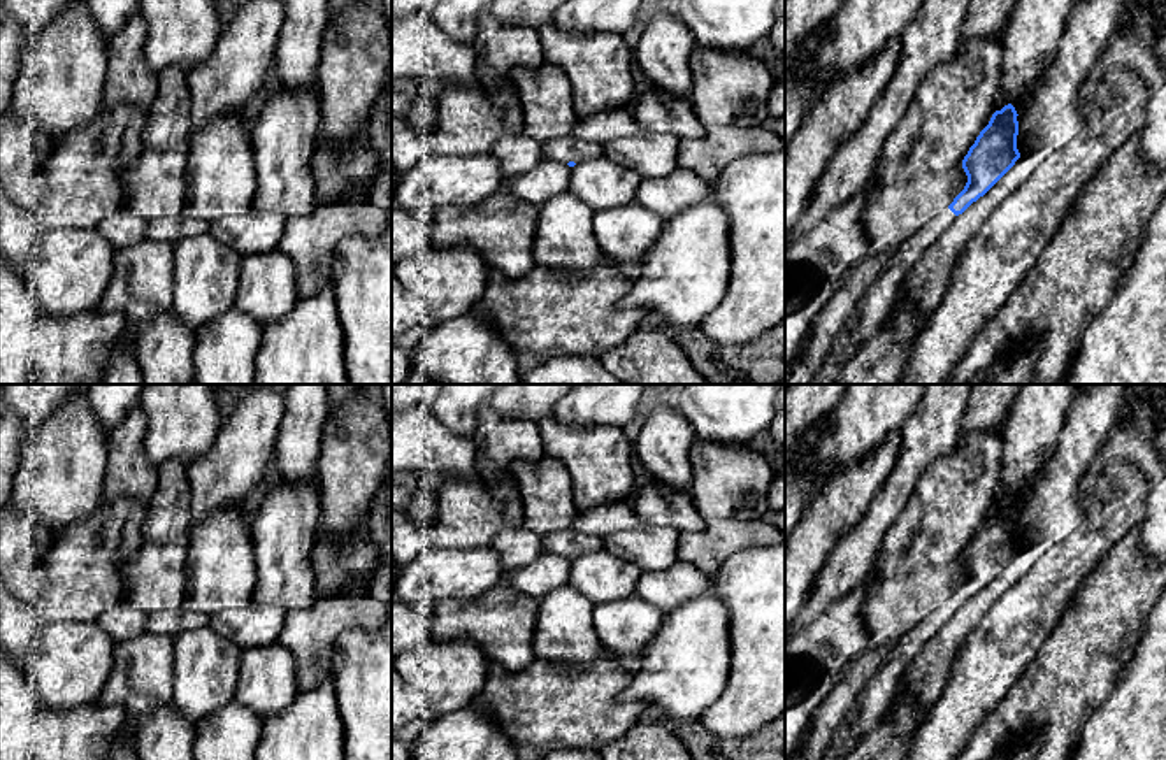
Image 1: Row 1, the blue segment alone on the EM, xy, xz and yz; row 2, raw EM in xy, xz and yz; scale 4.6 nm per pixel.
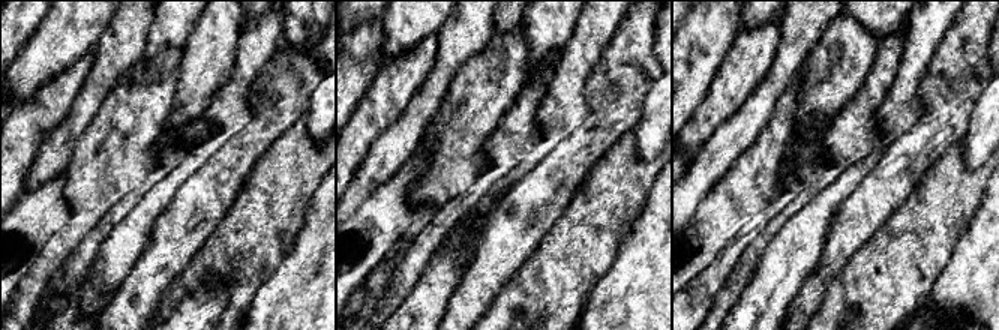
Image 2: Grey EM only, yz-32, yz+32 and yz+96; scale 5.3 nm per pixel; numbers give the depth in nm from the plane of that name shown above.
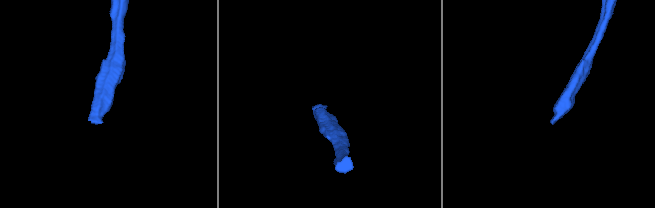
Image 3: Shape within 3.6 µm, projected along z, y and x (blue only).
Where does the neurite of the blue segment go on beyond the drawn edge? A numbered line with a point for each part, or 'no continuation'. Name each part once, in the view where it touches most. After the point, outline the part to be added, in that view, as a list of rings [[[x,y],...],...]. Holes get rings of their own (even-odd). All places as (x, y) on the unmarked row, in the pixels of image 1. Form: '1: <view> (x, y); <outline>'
1: yz (878, 694); [[[946,600],[897,641],[853,700],[848,718],[838,730],[825,760],[843,760],[857,746],[860,737],[882,720],[894,702],[908,665],[955,613],[957,609]]]

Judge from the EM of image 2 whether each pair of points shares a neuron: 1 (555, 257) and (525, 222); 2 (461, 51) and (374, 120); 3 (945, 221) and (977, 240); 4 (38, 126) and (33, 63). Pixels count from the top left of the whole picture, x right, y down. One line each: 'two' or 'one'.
1: two
2: two
3: two
4: two

